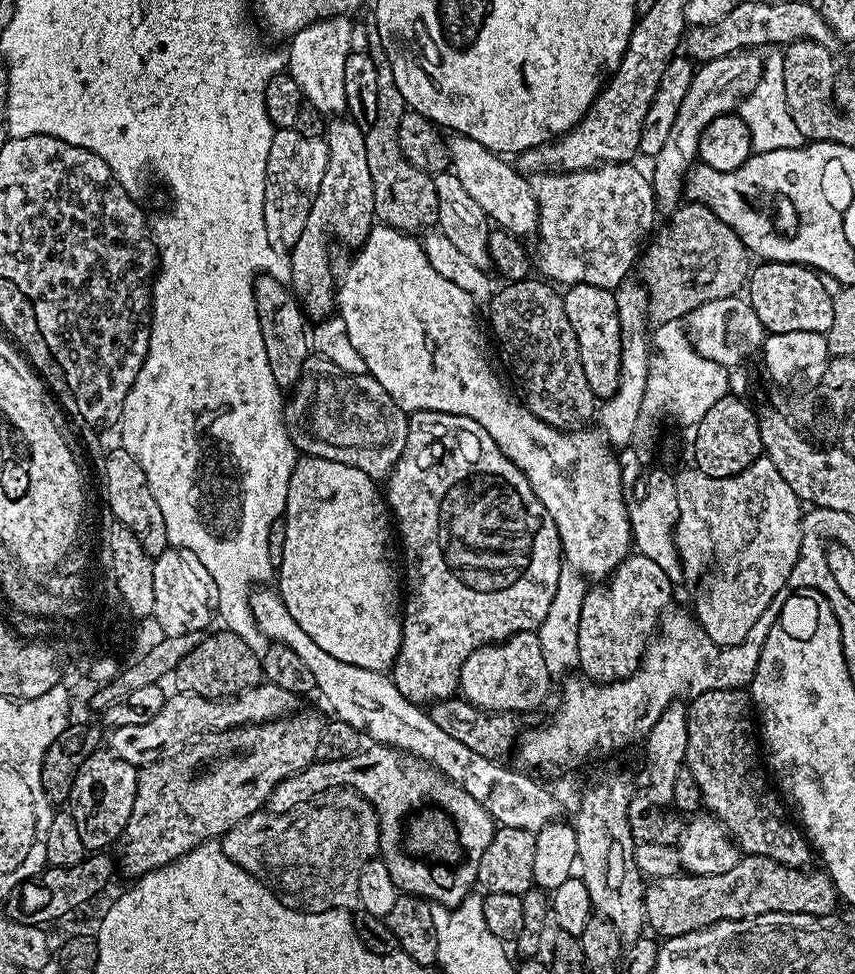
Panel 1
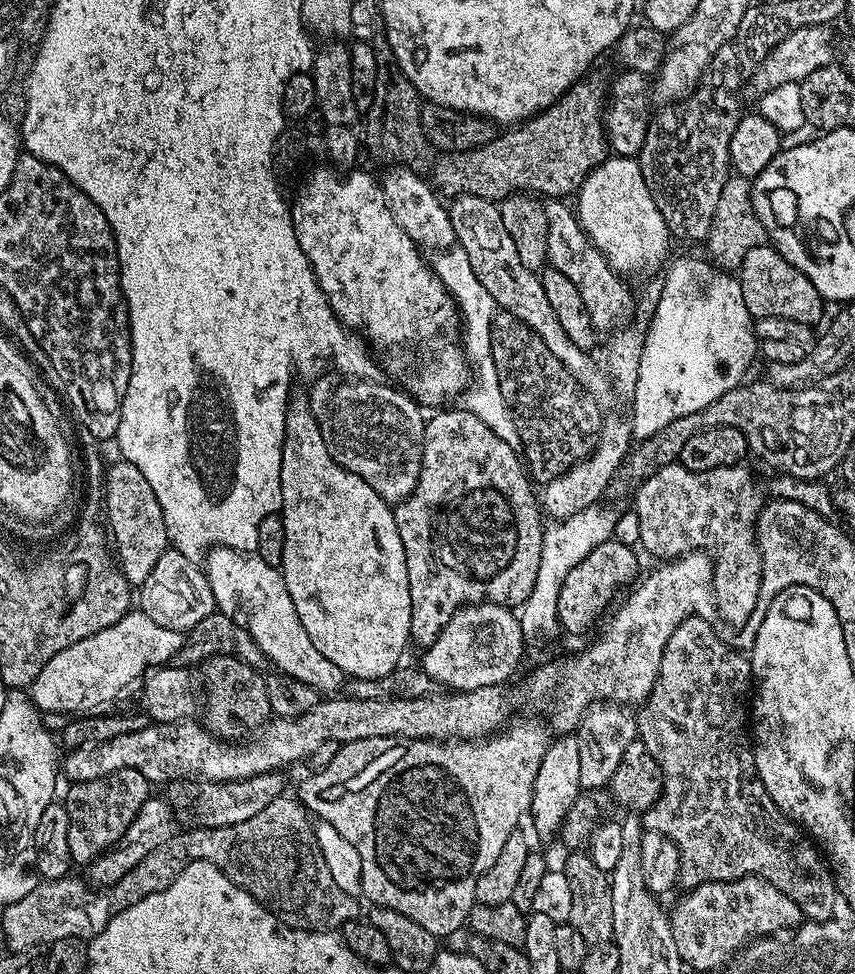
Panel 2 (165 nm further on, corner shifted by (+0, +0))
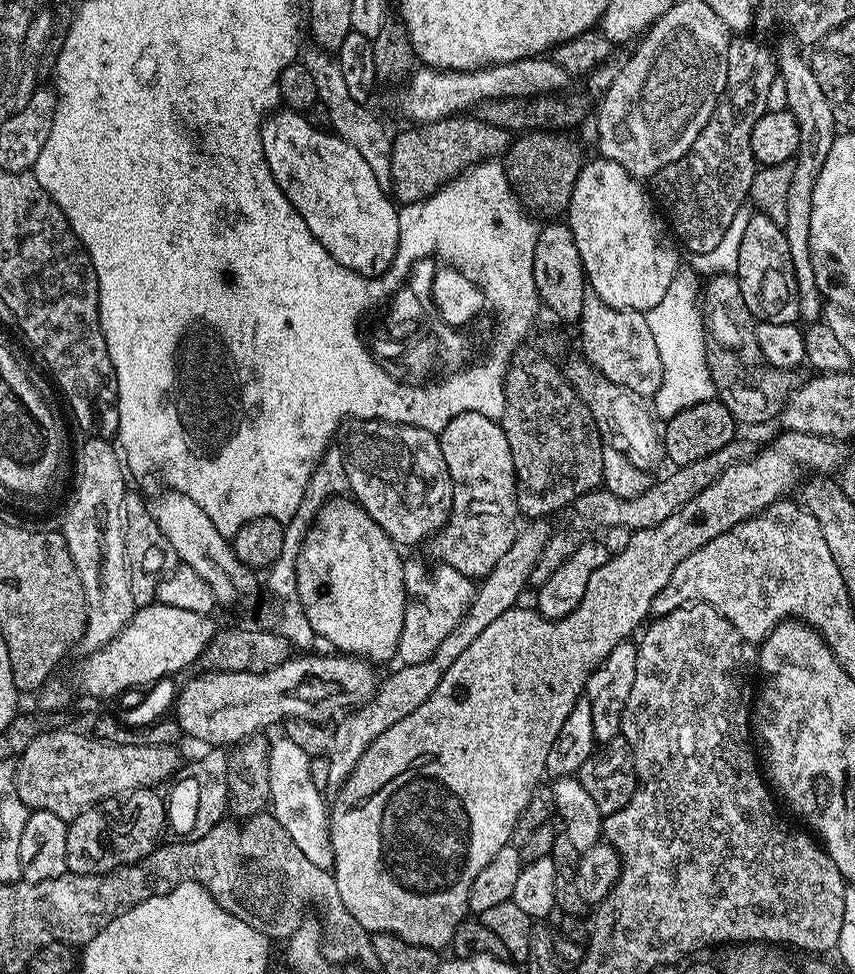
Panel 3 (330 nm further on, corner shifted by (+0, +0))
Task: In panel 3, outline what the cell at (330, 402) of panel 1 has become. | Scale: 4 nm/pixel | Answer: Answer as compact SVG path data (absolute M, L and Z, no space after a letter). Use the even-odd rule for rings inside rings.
M356 420L353 425L353 428L344 436L342 459L346 475L349 478L349 493L354 497L356 503L366 510L366 514L370 514L370 518L374 518L374 522L378 522L378 526L382 526L382 530L386 530L390 539L398 546L420 544L428 535L429 539L433 534L439 532L448 521L448 515L452 513L452 479L450 478L450 470L446 466L446 458L442 458L439 435L430 430L415 428L409 424L391 424L385 420Z

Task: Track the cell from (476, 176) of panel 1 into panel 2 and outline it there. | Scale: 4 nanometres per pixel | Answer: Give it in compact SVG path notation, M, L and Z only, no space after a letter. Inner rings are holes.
M548 198L543 201L544 213L548 219L548 264L553 268L562 270L574 286L578 286L578 294L582 294L582 302L586 302L586 314L590 314L590 322L596 327L597 333L608 334L613 330L619 330L629 323L634 316L634 292L624 285L625 277L617 274L606 262L606 258L588 241L588 236L580 228L580 222L576 218L575 211L568 208L563 199Z

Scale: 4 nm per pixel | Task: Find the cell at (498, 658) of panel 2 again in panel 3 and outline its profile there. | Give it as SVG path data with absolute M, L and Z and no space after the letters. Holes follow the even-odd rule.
M411 562L404 565L404 585L408 591L408 605L404 611L402 634L396 650L405 665L424 663L435 654L442 640L467 614L476 596L477 585L473 577L462 575L449 564L436 566L431 576L422 565Z

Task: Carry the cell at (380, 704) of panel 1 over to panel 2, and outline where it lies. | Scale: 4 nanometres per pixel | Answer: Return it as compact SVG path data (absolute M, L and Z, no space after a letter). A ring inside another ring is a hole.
M217 546L203 557L202 569L213 591L215 607L227 618L244 626L262 650L267 663L272 668L276 667L273 669L277 673L298 679L321 694L341 691L346 677L334 662L330 662L330 658L322 658L322 654L318 654L318 646L310 642L310 634L306 634L306 626L302 626L298 610L294 610L294 602L290 598L290 590L286 590L280 568L262 562L255 552Z

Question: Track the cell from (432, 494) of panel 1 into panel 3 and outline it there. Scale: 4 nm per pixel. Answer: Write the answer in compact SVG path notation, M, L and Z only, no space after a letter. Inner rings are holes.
M480 412L458 414L439 432L442 458L446 458L446 466L452 479L452 513L439 532L435 533L436 556L440 564L449 564L464 576L483 578L499 562L514 542L518 525L518 509L516 507L516 471L510 454L510 442L506 442L506 434L499 423L486 418Z

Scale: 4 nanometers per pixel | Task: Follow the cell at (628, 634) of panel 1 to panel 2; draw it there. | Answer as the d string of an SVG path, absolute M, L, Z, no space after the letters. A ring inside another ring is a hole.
M611 539L600 546L594 546L594 550L590 550L590 554L586 554L586 558L582 558L582 562L578 562L570 574L566 574L562 582L562 594L558 594L558 618L563 631L586 631L603 614L612 595L623 584L631 585L637 579L636 571L640 568L640 560L636 557L636 552L635 547Z

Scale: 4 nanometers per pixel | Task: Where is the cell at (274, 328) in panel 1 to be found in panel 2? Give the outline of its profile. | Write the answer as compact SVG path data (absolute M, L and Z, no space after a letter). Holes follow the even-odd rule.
M289 395L288 409L286 410L286 430L282 442L282 470L280 481L282 482L282 502L280 512L284 518L284 529L286 530L286 546L282 550L282 571L286 590L290 590L290 598L294 602L294 610L298 610L298 618L302 626L306 626L306 634L310 634L310 642L318 646L318 654L322 658L330 658L334 666L343 672L345 677L356 679L376 679L390 674L399 667L405 659L404 651L410 645L412 634L412 603L410 602L410 578L406 574L406 554L402 546L402 538L398 538L398 526L396 525L396 513L393 505L385 502L374 490L370 490L367 482L362 482L358 474L346 470L330 454L323 438L323 430L319 428L315 416L311 412L311 402L307 395Z

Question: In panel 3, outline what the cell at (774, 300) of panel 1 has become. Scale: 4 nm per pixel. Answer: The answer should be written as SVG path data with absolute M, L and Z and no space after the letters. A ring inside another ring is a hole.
M753 214L743 231L742 242L738 249L738 264L734 273L742 290L742 298L746 298L746 306L757 321L769 320L775 324L796 324L799 321L802 305L799 300L798 282L794 278L794 258L790 258L790 246L786 246L786 238L781 225L763 214Z

